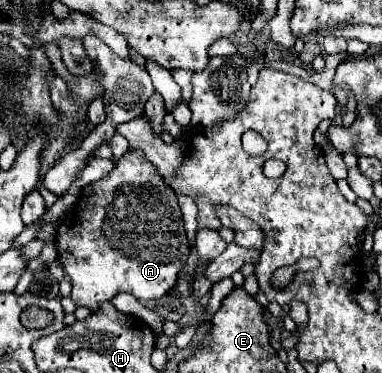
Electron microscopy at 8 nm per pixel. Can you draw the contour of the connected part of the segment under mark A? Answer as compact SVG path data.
M129 150L113 162L115 168L107 176L81 190L77 204L63 214L55 230L57 262L71 278L71 298L77 306L87 306L89 310L97 310L101 302L111 300L121 292L129 292L141 302L163 298L175 286L175 276L185 266L189 256L189 242L185 236L177 194L171 186L167 186L159 170L145 158L143 150Z

